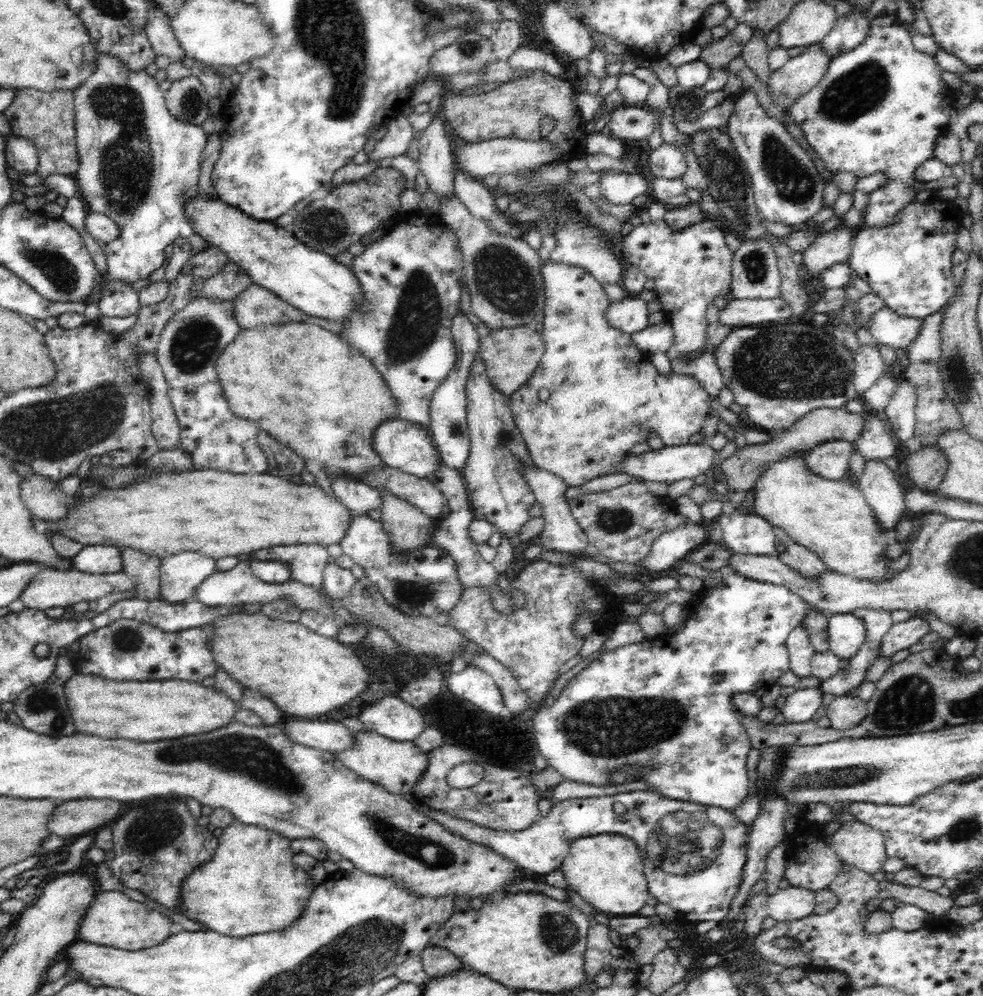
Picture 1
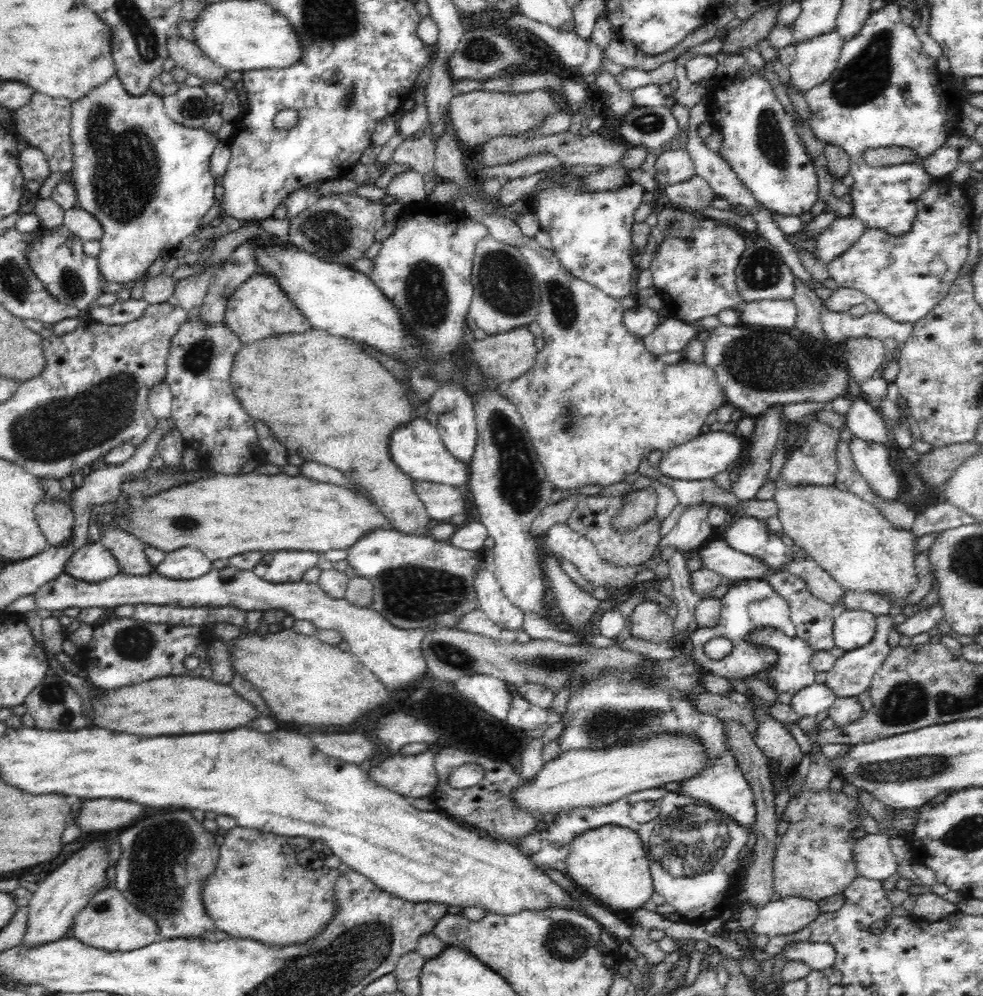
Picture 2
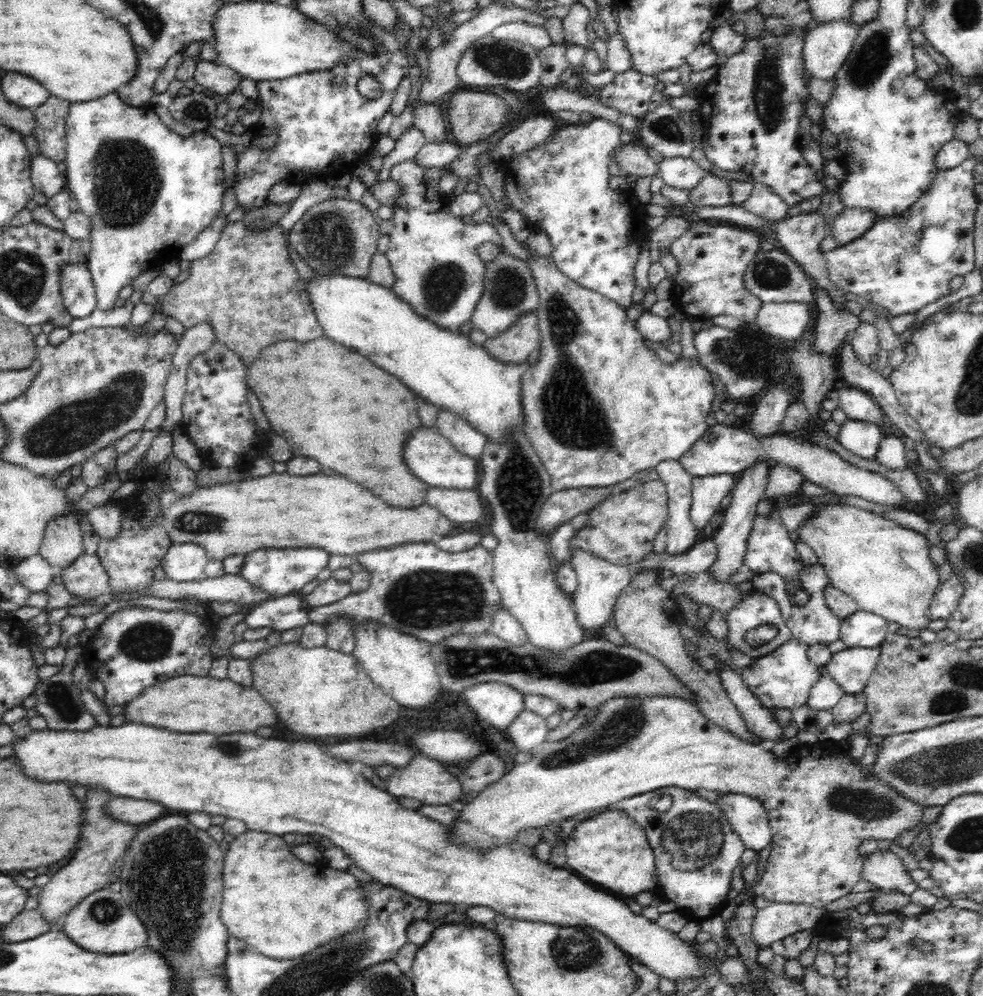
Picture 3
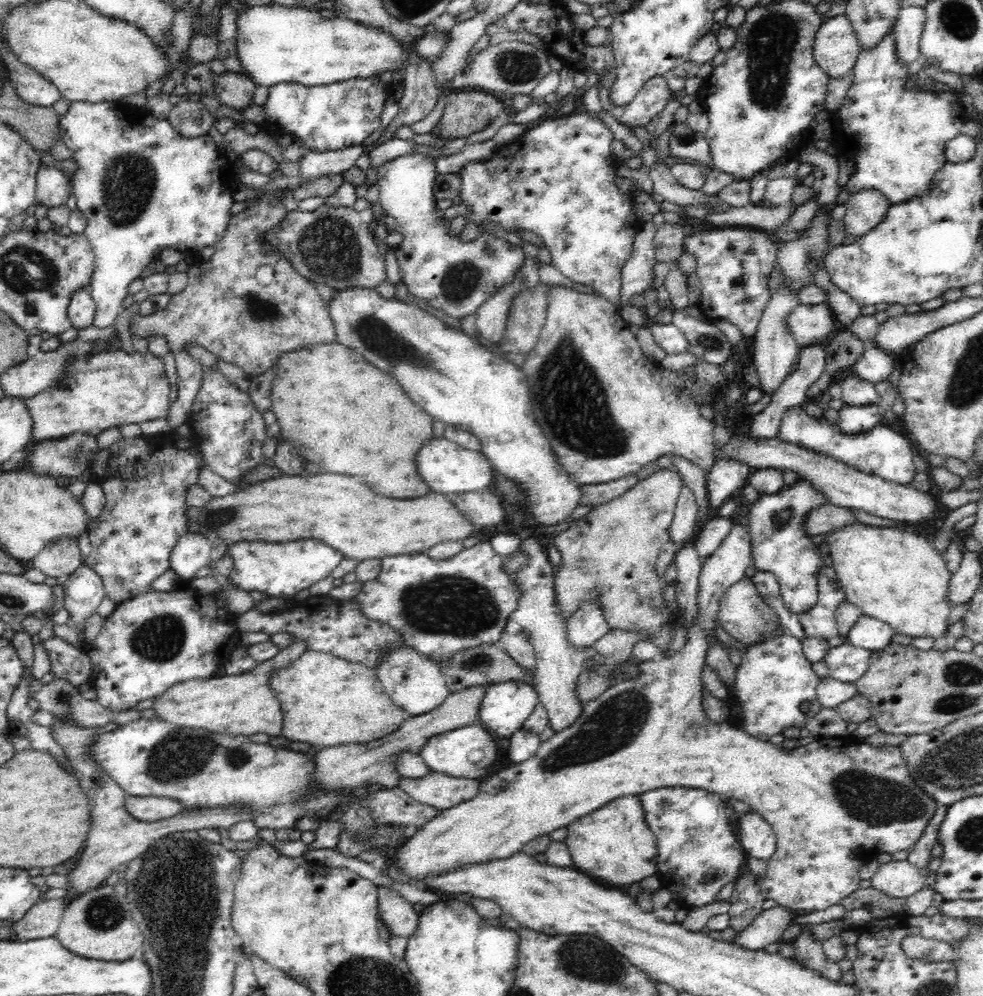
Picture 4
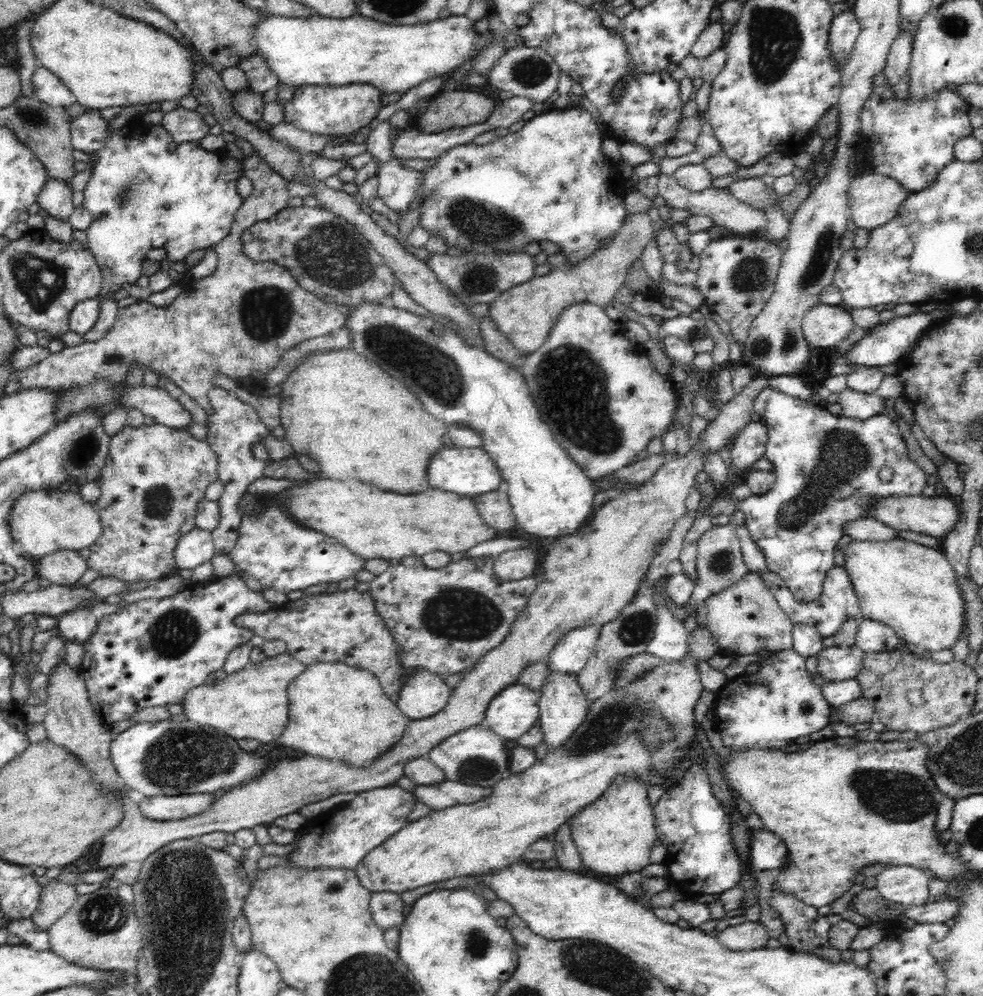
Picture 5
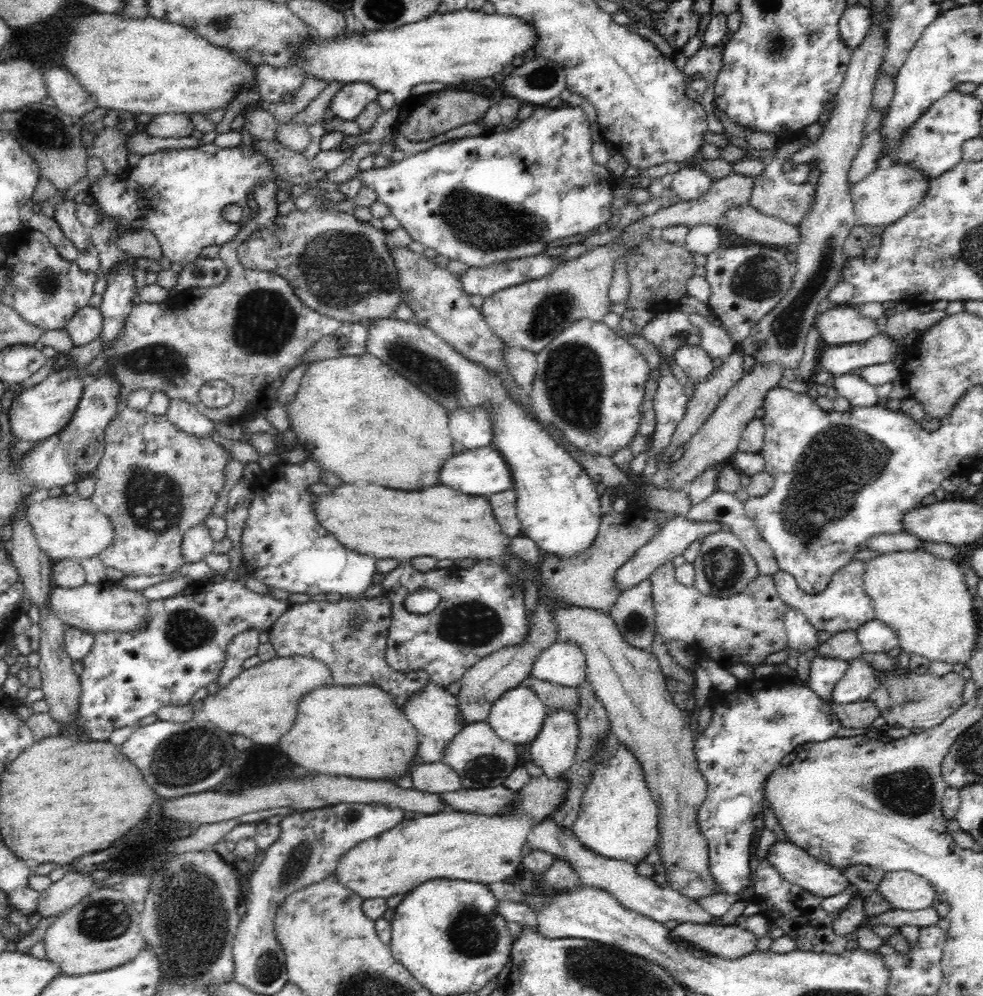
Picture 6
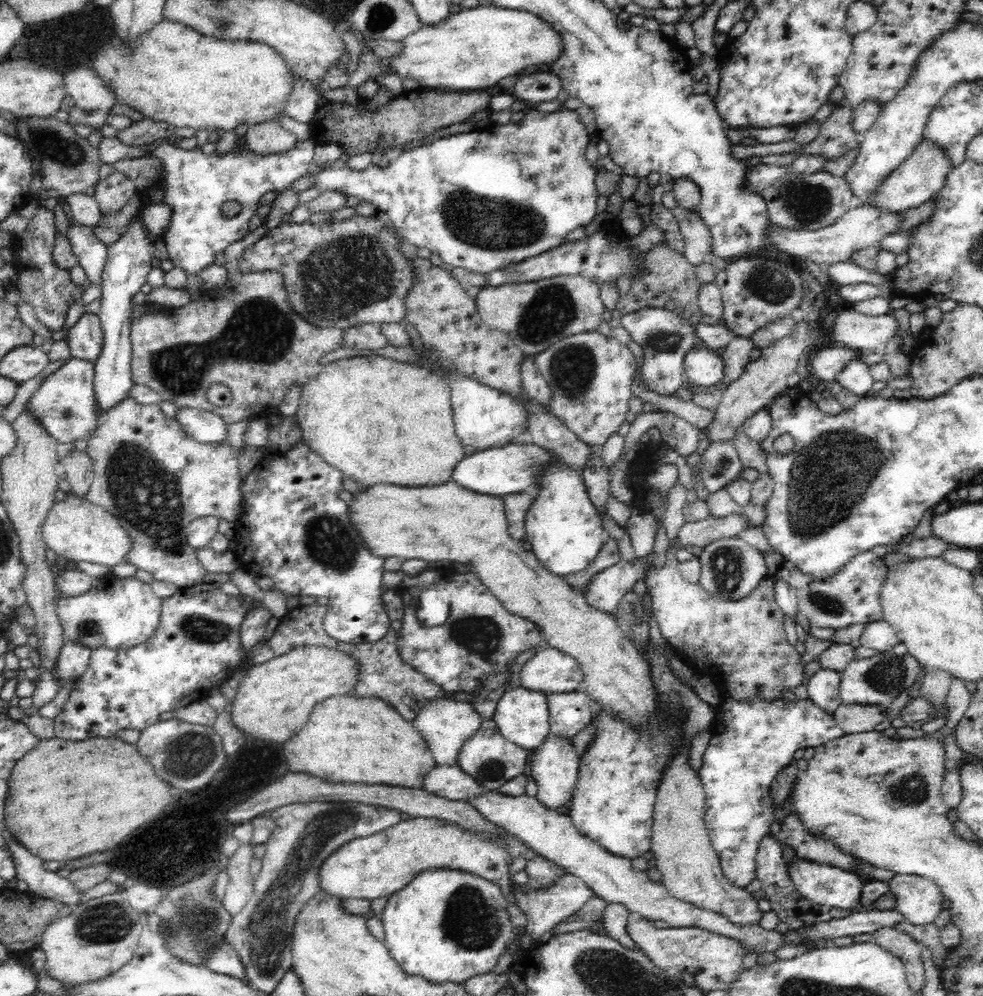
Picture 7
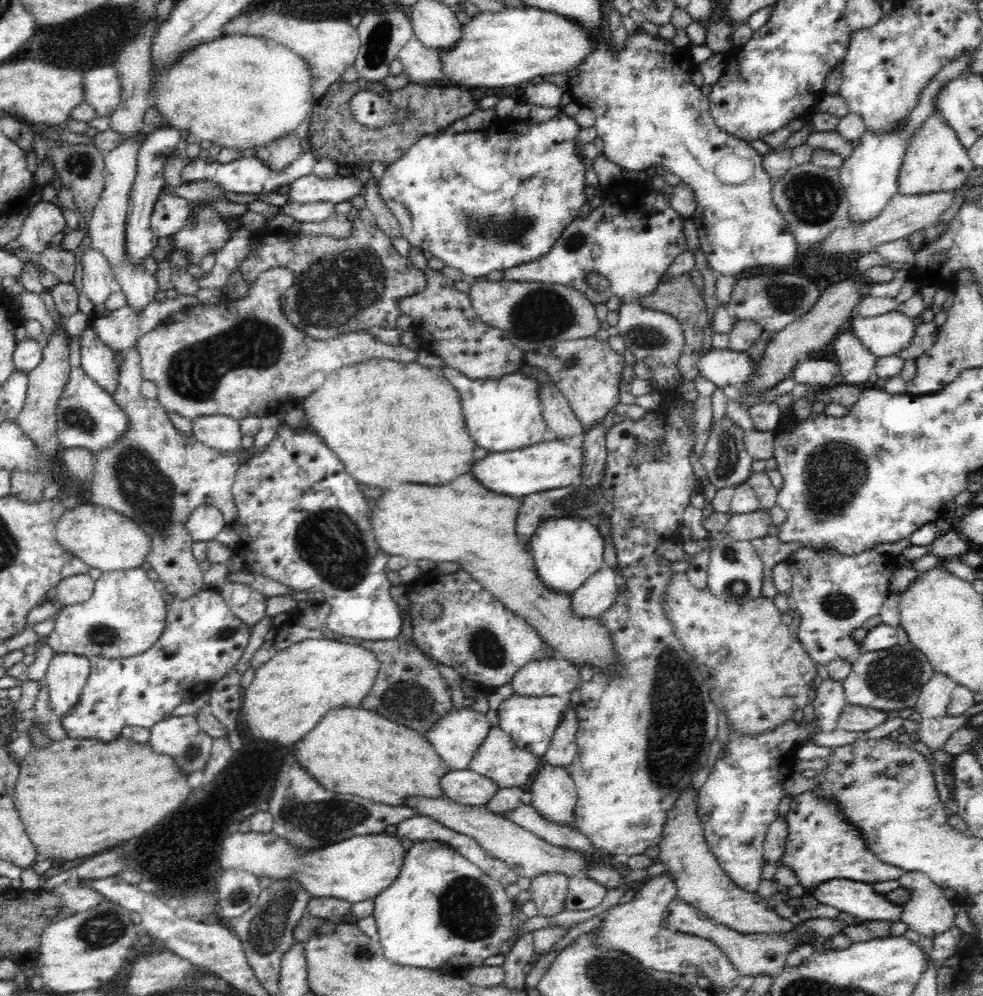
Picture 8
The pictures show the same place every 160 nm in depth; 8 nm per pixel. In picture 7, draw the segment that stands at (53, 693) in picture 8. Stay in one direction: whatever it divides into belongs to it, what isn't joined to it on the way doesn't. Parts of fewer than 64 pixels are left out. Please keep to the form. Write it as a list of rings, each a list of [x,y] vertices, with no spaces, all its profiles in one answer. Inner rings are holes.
[[[68,642],[63,644],[55,663],[55,678],[63,685],[78,680],[90,663],[91,650],[88,647]]]

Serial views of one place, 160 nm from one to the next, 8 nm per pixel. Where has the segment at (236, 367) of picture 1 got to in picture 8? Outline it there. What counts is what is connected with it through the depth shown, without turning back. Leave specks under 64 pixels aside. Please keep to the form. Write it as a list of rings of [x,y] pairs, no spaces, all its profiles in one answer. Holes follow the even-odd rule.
[[[372,359],[366,362],[356,362],[356,364],[350,364],[350,366],[342,366],[334,372],[330,372],[322,386],[304,398],[303,407],[306,417],[308,417],[308,428],[318,434],[320,439],[326,443],[326,446],[334,451],[336,457],[346,467],[346,471],[360,484],[380,486],[380,488],[386,488],[386,490],[390,490],[396,484],[404,484],[404,482],[418,482],[418,484],[438,486],[442,482],[452,482],[456,476],[472,470],[472,466],[476,462],[476,458],[474,458],[476,444],[472,442],[472,437],[470,437],[470,433],[466,429],[466,423],[464,423],[460,391],[448,381],[440,367],[425,367],[417,362],[396,362],[386,359]]]

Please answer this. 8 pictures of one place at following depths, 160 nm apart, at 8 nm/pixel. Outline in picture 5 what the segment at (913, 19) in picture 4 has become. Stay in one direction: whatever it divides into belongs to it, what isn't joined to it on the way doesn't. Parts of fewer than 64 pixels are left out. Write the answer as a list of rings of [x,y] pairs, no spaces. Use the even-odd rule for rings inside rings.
[[[900,30],[898,36],[891,44],[888,52],[885,67],[883,68],[884,78],[888,86],[895,87],[900,78],[907,74],[911,61],[911,50],[913,45],[913,36],[909,30]]]

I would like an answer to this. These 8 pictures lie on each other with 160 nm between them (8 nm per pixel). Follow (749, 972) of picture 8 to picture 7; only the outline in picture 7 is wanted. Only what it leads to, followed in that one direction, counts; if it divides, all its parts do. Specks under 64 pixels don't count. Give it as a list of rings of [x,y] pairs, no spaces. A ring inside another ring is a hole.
[[[485,791],[484,794],[468,800],[468,804],[474,806],[488,821],[504,827],[514,837],[520,838],[520,841],[524,841],[537,855],[558,864],[568,874],[582,879],[592,889],[594,896],[603,898],[608,904],[612,902],[624,904],[628,911],[635,916],[644,917],[644,919],[653,922],[666,920],[674,928],[696,926],[696,928],[704,928],[704,930],[720,934],[720,936],[733,938],[740,942],[746,953],[764,954],[764,952],[771,952],[776,954],[776,950],[782,944],[795,944],[801,949],[804,940],[814,942],[814,940],[820,940],[820,938],[834,939],[840,938],[840,936],[853,937],[855,934],[872,934],[874,931],[893,927],[897,922],[905,920],[895,908],[892,910],[872,908],[867,911],[852,911],[843,918],[831,918],[826,922],[815,922],[803,926],[797,931],[790,929],[784,934],[777,932],[775,929],[765,930],[759,924],[738,926],[717,912],[704,910],[699,906],[674,898],[661,882],[650,880],[646,871],[634,870],[630,859],[615,856],[604,850],[595,840],[580,833],[569,815],[546,808],[536,797],[526,794],[522,796],[502,796],[497,791]]]

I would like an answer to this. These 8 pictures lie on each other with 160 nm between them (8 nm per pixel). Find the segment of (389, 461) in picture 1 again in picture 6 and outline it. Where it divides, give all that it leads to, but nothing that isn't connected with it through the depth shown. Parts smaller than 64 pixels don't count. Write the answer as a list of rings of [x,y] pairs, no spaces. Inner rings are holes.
[[[490,444],[482,448],[466,449],[452,454],[446,460],[446,464],[442,466],[440,484],[450,486],[450,488],[454,488],[454,490],[458,490],[461,493],[488,498],[491,494],[512,489],[514,487],[514,479],[512,479],[510,467],[508,467],[508,463],[506,463],[502,453],[494,445]]]

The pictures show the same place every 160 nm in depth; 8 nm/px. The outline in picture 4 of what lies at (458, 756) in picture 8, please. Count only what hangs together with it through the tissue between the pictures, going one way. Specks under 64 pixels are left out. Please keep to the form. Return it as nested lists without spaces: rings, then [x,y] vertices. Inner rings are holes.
[[[406,644],[394,651],[387,649],[374,669],[384,691],[390,695],[396,706],[402,708],[410,716],[431,712],[440,706],[451,693],[445,674],[439,665],[432,662],[432,659],[422,657],[420,653],[410,649]]]

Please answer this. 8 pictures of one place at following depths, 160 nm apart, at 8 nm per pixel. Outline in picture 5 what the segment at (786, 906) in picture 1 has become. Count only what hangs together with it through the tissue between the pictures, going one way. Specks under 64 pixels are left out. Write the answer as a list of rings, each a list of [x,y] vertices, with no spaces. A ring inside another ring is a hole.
[[[745,921],[741,924],[712,933],[719,943],[728,950],[756,950],[766,946],[769,936],[766,927],[759,921]]]

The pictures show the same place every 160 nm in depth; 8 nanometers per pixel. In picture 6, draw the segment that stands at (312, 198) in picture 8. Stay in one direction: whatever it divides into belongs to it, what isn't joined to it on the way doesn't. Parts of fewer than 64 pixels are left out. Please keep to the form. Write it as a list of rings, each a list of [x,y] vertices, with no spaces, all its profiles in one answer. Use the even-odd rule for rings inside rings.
[[[562,105],[558,108],[538,108],[532,112],[532,115],[520,122],[517,128],[506,130],[506,132],[491,131],[484,135],[471,138],[458,138],[450,140],[437,146],[432,146],[430,150],[418,152],[408,158],[401,157],[400,161],[395,161],[388,168],[372,168],[371,170],[359,171],[355,176],[362,181],[362,187],[372,188],[377,194],[377,200],[389,206],[391,214],[398,219],[399,226],[410,235],[414,242],[419,242],[426,248],[436,251],[438,256],[446,256],[450,260],[460,260],[470,266],[488,266],[494,262],[504,262],[516,260],[516,258],[536,256],[547,249],[551,242],[576,236],[578,234],[590,236],[591,232],[601,224],[614,218],[610,211],[610,202],[613,199],[612,188],[616,184],[616,179],[609,172],[606,166],[596,164],[592,158],[592,142],[590,134],[591,123],[586,114],[579,107],[570,107]]]

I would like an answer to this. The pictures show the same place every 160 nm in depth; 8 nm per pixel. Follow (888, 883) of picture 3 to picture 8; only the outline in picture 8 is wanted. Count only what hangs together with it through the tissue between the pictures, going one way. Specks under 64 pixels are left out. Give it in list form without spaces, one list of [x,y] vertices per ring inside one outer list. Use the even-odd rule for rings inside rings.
[[[920,871],[906,872],[898,878],[900,886],[910,891],[910,900],[902,905],[901,921],[922,936],[934,938],[955,926],[955,900],[946,898],[938,884]]]

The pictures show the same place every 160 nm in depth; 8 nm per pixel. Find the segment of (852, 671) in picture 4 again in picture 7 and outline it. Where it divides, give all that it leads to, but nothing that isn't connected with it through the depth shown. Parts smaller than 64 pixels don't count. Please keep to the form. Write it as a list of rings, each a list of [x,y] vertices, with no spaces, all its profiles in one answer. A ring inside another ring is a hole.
[[[820,668],[807,678],[807,692],[811,701],[822,711],[834,715],[840,700],[841,673],[835,670]]]

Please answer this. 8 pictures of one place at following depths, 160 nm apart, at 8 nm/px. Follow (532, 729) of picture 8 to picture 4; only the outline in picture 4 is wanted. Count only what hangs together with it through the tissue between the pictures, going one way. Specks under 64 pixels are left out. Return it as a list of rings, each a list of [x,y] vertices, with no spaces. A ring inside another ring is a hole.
[[[524,681],[491,684],[480,704],[479,720],[500,736],[512,736],[533,714],[539,698],[535,688]]]

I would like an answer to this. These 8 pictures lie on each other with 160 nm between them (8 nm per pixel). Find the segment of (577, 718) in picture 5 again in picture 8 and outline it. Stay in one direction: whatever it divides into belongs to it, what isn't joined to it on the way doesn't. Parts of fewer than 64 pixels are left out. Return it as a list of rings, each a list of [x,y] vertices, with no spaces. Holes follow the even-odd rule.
[[[547,762],[538,769],[529,791],[532,808],[546,820],[577,827],[574,821],[577,790],[569,771]]]

